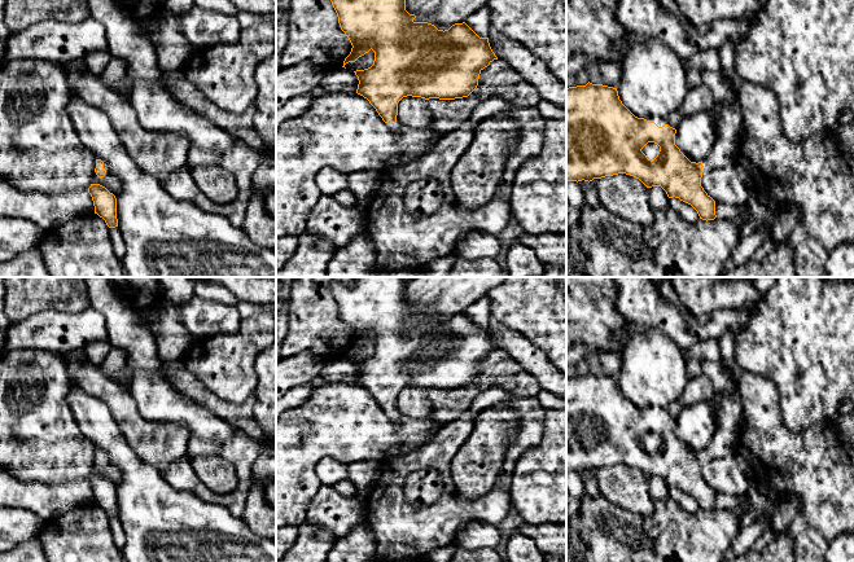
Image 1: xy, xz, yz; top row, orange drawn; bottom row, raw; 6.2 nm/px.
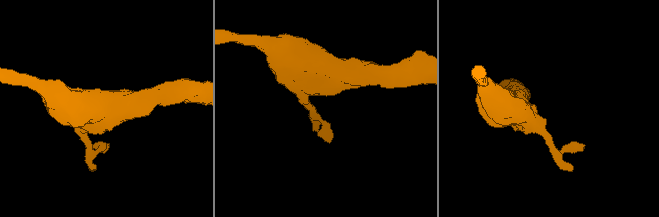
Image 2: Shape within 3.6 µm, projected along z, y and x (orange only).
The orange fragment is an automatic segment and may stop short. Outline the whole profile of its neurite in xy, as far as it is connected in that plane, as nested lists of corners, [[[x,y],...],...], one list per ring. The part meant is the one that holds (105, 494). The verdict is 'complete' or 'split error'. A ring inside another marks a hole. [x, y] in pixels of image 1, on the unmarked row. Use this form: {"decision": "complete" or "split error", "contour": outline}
{"decision": "complete", "contour": [[[91,474],[88,483],[93,491],[95,504],[102,508],[109,518],[118,517],[115,486],[100,474]]]}

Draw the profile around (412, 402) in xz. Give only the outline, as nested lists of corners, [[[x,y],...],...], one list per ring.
[[[407,386],[398,392],[397,412],[412,418],[429,418],[433,404],[425,388]]]

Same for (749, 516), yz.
[[[745,506],[745,510],[739,514],[740,527],[745,527],[750,523],[754,523],[758,518],[763,517],[761,511],[753,510],[750,506]]]

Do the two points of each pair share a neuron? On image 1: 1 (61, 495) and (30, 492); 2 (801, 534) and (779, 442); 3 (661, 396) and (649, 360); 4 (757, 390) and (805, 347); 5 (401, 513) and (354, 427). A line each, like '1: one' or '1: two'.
1: one
2: one
3: one
4: two
5: two

